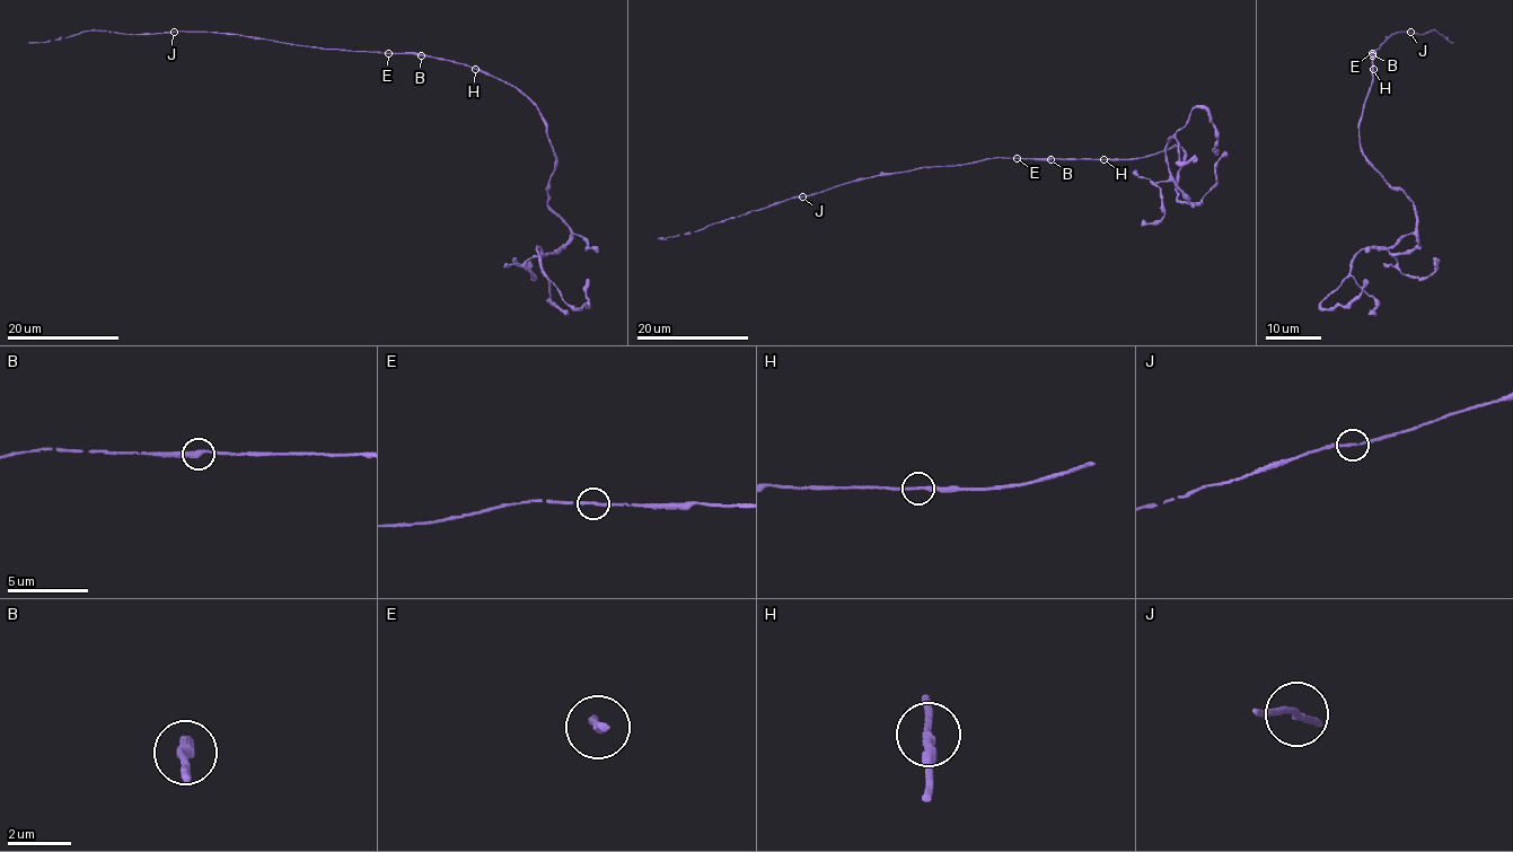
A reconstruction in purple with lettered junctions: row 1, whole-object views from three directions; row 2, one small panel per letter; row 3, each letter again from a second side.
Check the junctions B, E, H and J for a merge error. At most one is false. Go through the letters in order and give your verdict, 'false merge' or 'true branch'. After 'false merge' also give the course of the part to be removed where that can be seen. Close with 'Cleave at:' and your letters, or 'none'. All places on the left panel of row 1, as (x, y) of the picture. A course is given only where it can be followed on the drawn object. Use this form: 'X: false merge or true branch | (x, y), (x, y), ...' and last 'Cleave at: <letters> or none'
B: true branch
E: true branch
H: true branch
J: true branch
Cleave at: none

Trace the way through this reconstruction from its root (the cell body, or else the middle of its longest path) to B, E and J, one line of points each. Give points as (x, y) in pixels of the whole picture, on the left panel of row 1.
B: (475, 68), (421, 55)
E: (475, 68), (419, 54), (388, 52)
J: (475, 68), (411, 52), (334, 50), (217, 32), (174, 32)

